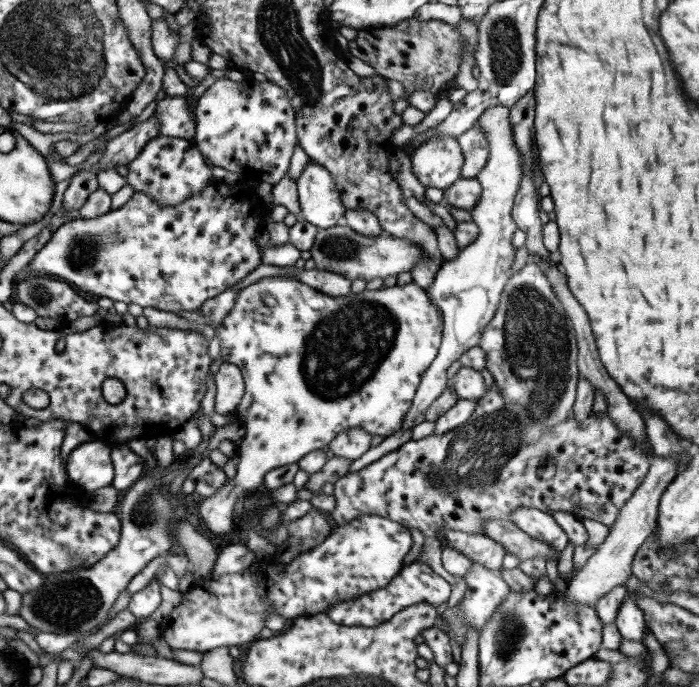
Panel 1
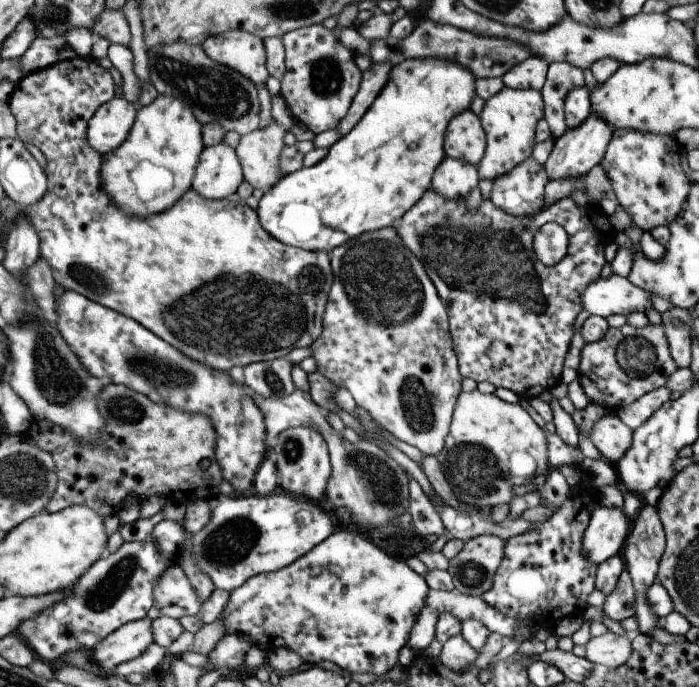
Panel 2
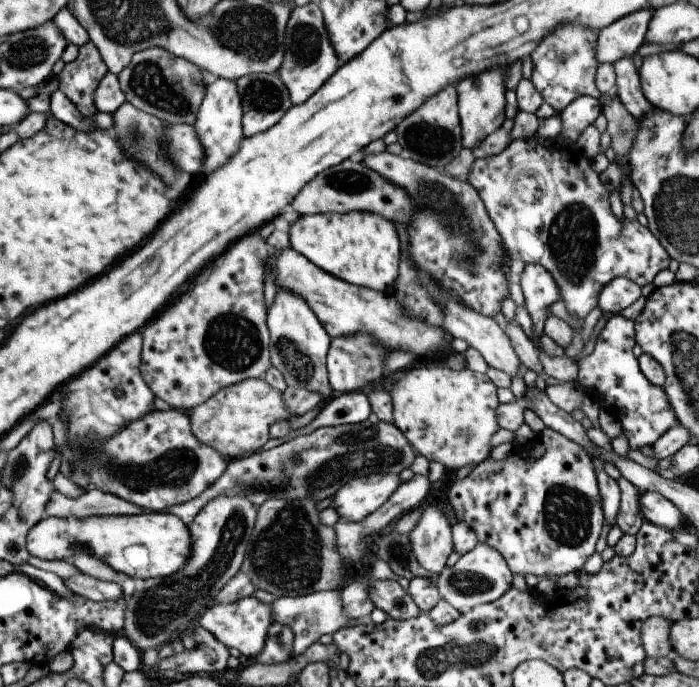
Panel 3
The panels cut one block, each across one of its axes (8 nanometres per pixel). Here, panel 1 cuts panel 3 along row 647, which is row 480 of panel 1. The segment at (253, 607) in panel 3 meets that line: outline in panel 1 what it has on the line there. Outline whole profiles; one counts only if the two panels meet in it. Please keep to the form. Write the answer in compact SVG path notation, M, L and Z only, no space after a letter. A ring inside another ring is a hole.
M266 276L238 292L235 306L218 327L220 355L224 362L238 366L243 374L245 392L234 412L246 430L242 441L237 443L236 476L201 503L204 524L220 535L234 529L233 509L239 507L248 492L254 494L262 486L266 472L298 463L309 452L327 448L342 430L360 428L383 438L400 430L422 375L441 347L443 318L426 290L413 282L334 298L300 280Z

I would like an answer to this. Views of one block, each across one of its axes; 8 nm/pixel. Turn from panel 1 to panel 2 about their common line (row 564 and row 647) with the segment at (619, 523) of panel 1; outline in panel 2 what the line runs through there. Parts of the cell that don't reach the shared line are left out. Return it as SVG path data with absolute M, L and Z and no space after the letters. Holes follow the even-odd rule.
M608 631L589 639L584 645L584 656L595 665L604 665L615 669L629 659L632 649L631 642L626 636Z

